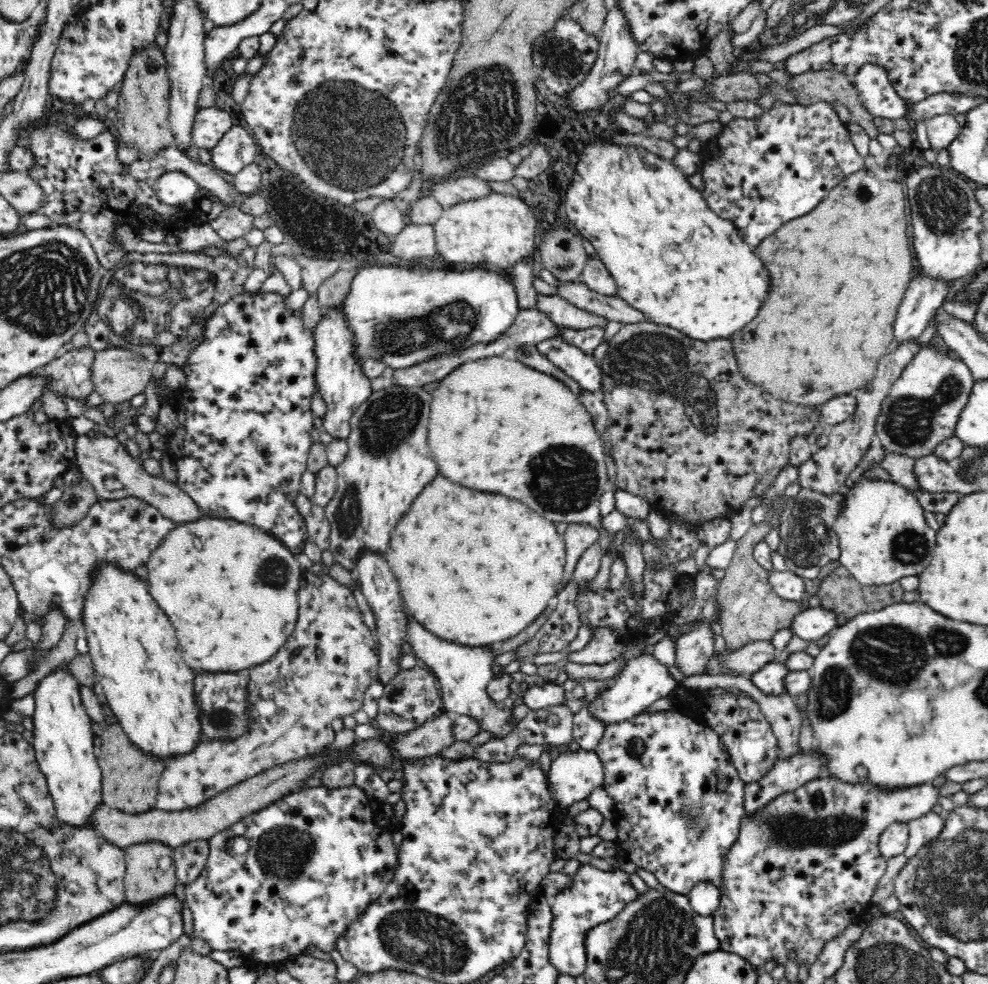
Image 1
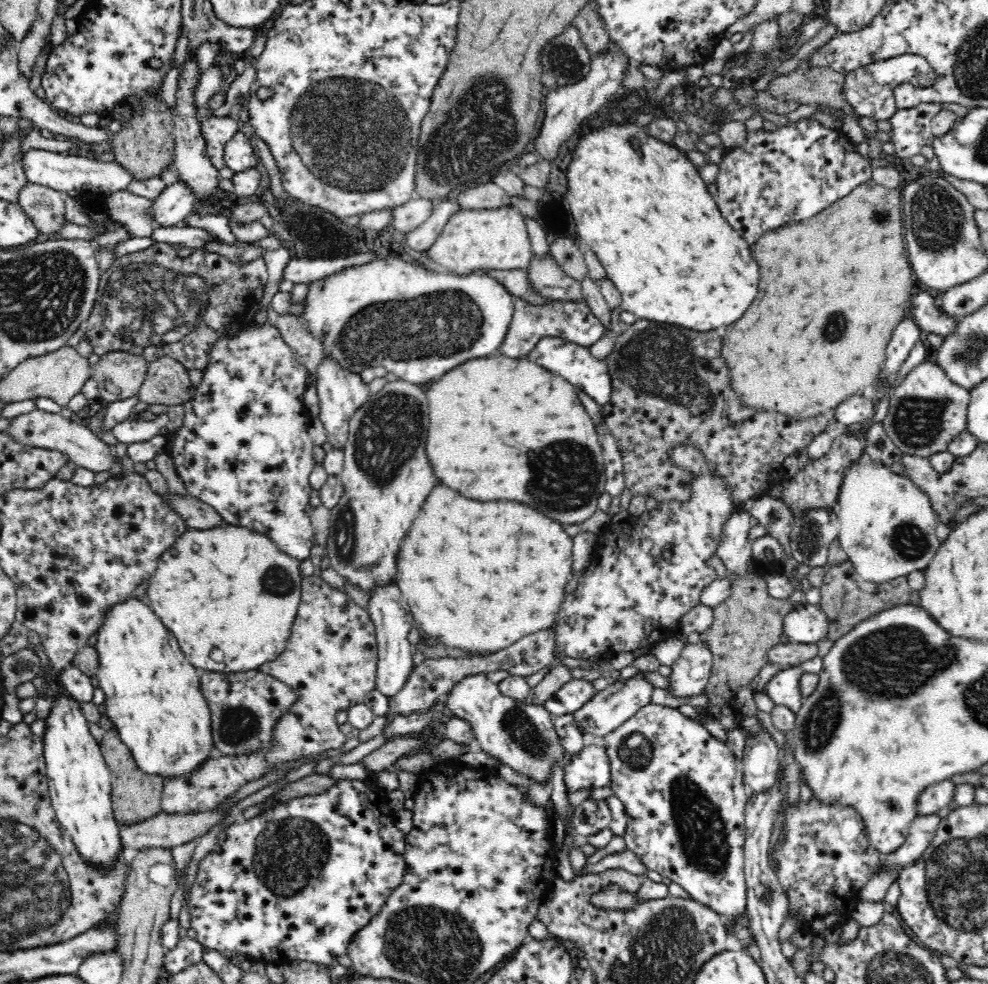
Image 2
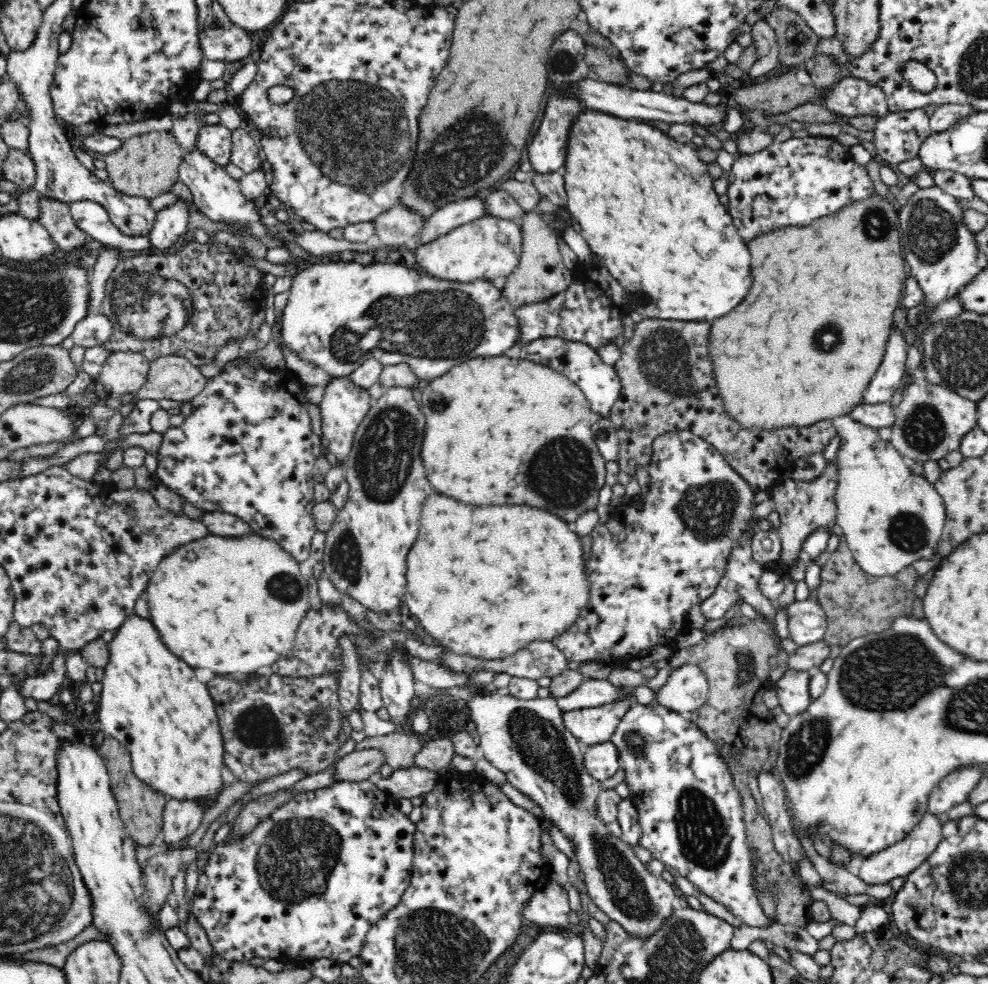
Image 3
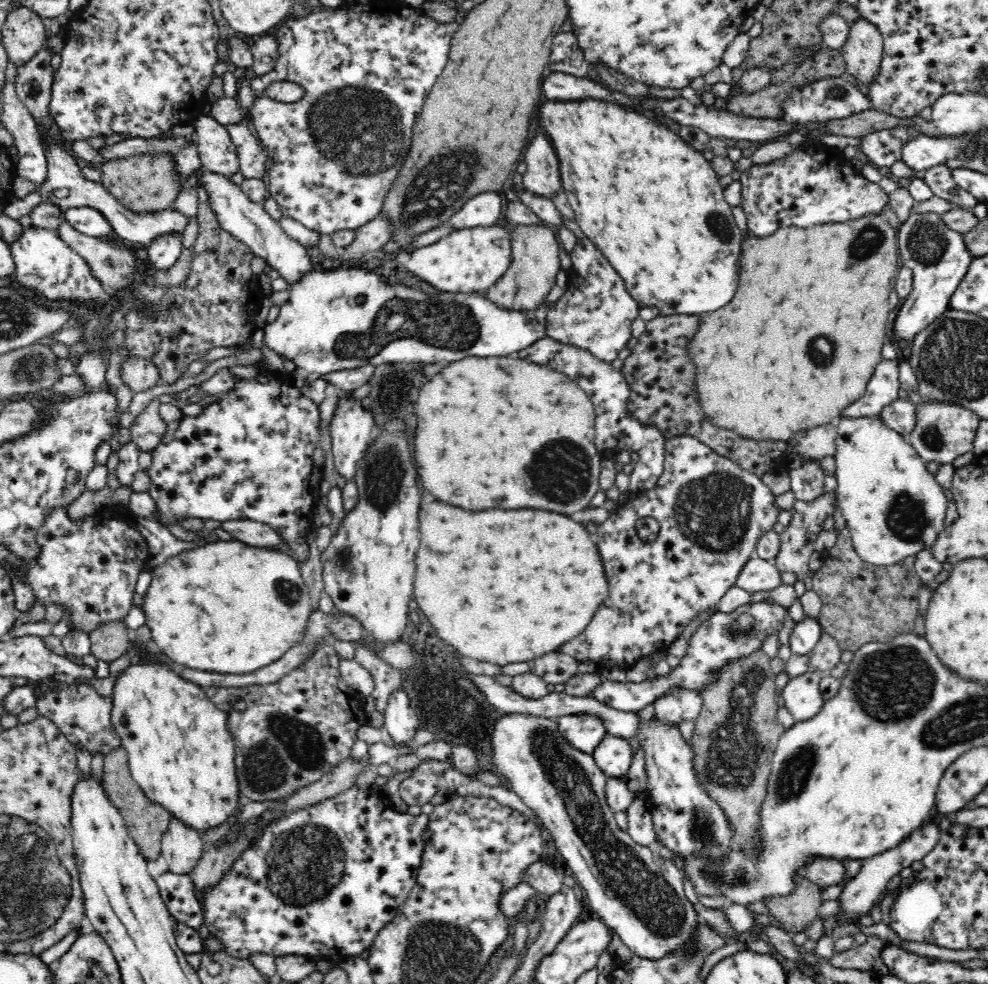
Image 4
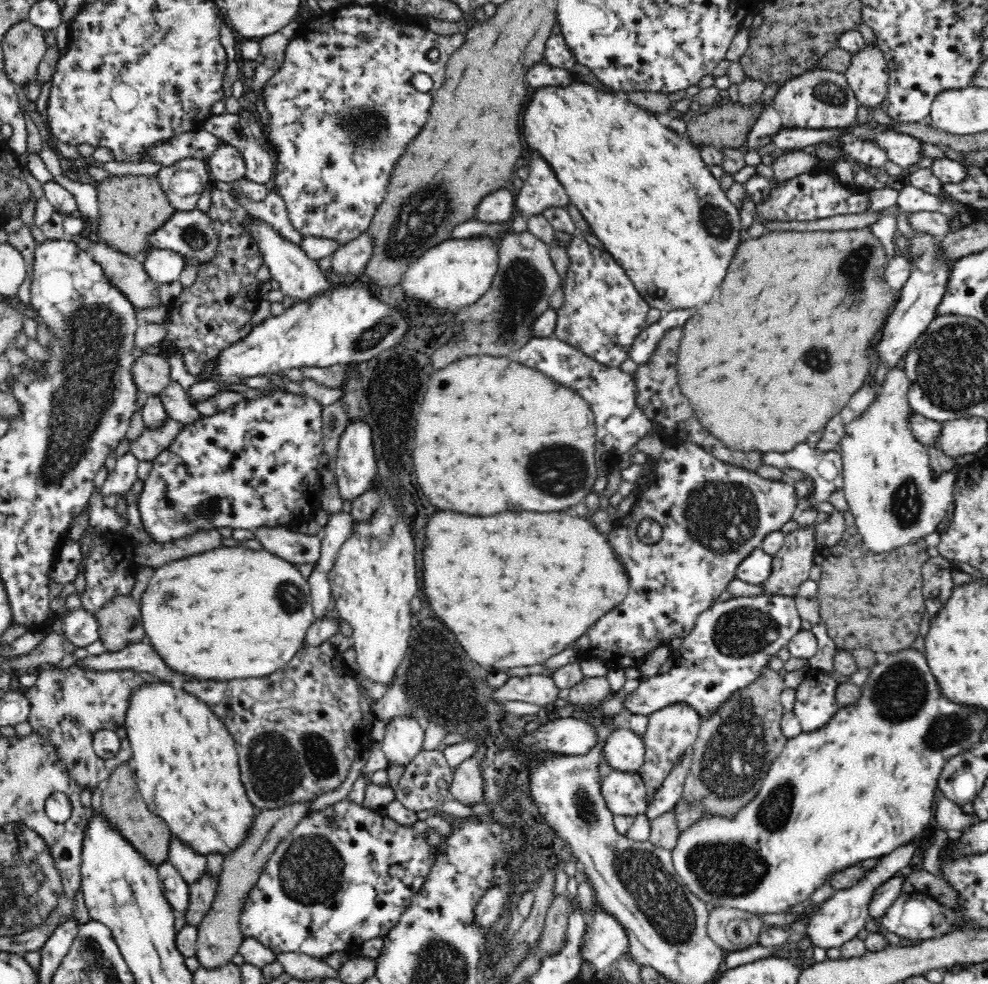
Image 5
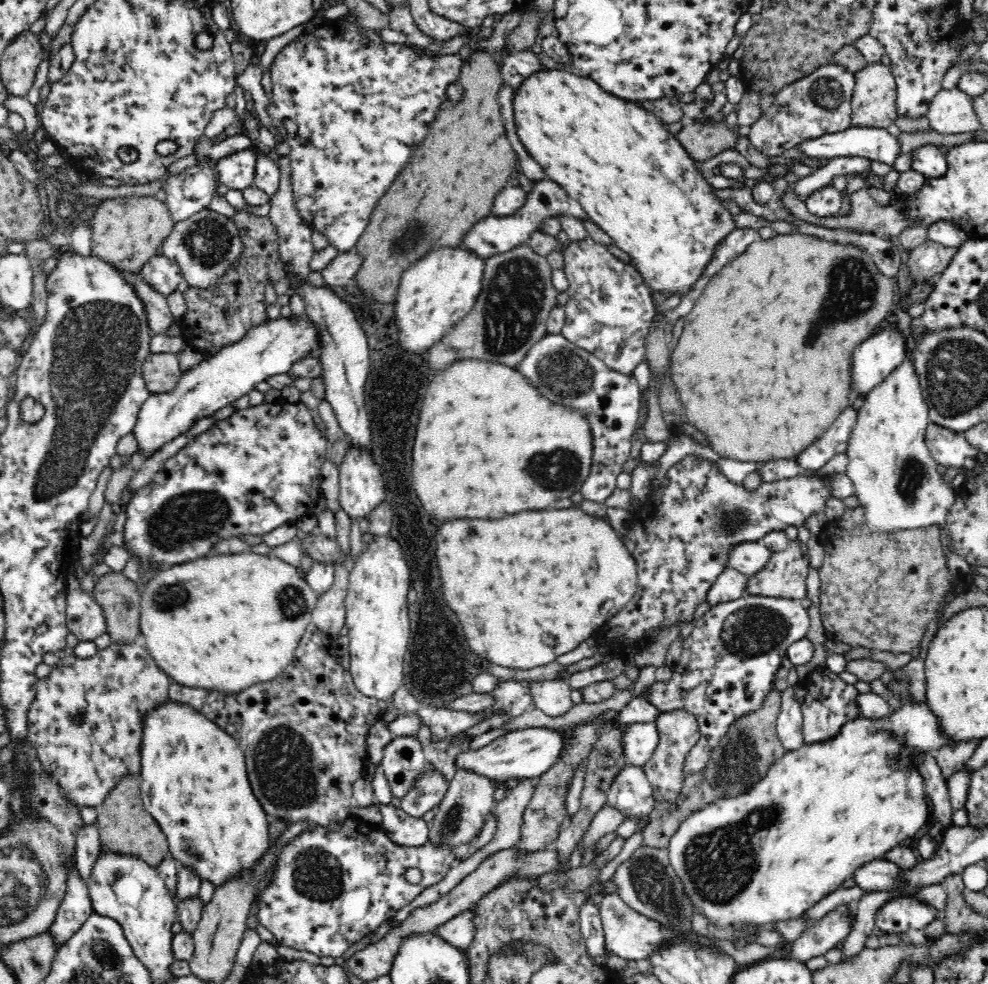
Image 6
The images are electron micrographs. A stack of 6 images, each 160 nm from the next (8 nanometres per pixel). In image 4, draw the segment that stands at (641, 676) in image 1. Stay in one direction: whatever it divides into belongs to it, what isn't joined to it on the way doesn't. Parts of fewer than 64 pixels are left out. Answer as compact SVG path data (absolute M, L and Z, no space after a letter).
M568 714L557 719L558 730L578 750L590 755L607 735L603 720L597 714Z

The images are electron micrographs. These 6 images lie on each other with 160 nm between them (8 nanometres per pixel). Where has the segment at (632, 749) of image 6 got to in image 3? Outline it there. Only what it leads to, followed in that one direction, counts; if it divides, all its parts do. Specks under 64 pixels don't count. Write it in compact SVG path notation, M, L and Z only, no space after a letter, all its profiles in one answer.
M612 741L590 745L583 755L585 772L595 780L602 782L613 777L621 765L618 757L618 749Z

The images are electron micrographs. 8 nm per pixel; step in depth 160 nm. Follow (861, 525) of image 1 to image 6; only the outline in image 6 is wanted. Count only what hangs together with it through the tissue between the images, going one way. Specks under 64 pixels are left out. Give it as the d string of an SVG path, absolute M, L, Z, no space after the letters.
M908 354L902 364L866 394L844 452L847 460L844 471L852 481L853 495L858 499L858 506L864 511L866 525L872 531L886 535L944 524L944 518L956 500L954 488L950 486L950 482L944 480L944 474L938 473L938 462L934 460L925 443L924 432L930 422L928 408L912 362L912 356Z

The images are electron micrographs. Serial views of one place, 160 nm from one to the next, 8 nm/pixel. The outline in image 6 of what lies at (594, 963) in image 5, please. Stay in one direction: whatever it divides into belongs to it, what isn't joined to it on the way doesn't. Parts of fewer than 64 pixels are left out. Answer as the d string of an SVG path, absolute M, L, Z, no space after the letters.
M612 892L601 893L598 904L607 955L620 956L626 960L644 960L648 958L648 954L652 954L658 946L664 944L672 936L672 930L632 910Z

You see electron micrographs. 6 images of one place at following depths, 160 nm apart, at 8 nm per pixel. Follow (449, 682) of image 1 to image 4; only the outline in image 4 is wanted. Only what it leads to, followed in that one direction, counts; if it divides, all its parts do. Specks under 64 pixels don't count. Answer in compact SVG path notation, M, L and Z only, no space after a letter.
M506 712L494 720L490 734L492 762L500 777L506 780L528 808L532 808L546 826L548 838L555 842L564 869L584 889L589 914L613 928L623 943L642 958L658 960L672 950L688 946L690 934L700 920L692 902L686 898L682 882L686 874L670 859L656 855L653 846L640 846L615 822L615 812L605 798L607 777L595 764L592 755L574 748L558 730L556 718L535 714Z

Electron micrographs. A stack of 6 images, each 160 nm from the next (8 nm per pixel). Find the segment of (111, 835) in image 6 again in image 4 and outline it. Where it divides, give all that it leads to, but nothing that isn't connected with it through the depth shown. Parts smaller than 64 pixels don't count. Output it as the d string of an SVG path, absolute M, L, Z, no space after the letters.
M122 745L114 746L114 748L110 748L110 752L106 752L101 780L106 795L121 812L128 833L139 846L140 852L147 860L154 860L158 854L161 854L161 838L168 829L172 814L163 806L152 803L132 779L127 750Z

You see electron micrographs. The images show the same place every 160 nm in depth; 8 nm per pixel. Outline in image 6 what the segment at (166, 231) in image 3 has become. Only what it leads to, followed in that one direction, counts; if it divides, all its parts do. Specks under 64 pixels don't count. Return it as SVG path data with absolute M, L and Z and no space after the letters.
M160 253L143 264L139 274L142 281L166 296L177 290L178 285L183 281L179 264Z

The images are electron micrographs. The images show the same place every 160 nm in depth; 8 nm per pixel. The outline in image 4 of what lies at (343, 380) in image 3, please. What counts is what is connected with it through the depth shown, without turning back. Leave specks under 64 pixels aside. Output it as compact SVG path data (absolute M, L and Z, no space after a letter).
M352 391L344 392L338 398L334 416L329 426L332 454L334 455L335 470L345 478L353 478L359 460L364 458L364 452L372 440L371 432L375 426L374 414L370 409L365 408L361 399L354 397Z

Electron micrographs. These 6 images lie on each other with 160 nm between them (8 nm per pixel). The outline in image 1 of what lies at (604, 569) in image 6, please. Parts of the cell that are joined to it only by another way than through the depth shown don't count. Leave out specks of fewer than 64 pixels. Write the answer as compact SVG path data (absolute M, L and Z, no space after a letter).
M436 476L414 500L410 512L398 520L385 558L396 575L407 614L438 638L484 647L510 640L552 608L550 598L556 595L566 562L564 546L554 523L528 512L526 504L500 494L470 490Z

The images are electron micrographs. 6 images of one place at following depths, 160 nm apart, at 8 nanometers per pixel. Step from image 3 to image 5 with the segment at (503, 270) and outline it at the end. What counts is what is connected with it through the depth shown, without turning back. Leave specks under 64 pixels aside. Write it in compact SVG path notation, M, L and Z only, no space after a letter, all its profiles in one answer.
M470 236L470 238L458 238L446 240L430 250L426 250L414 264L408 266L400 284L408 296L416 296L416 300L422 300L429 307L435 308L436 312L450 311L456 313L462 308L468 308L482 298L492 286L494 276L498 272L499 265L499 242L485 236Z

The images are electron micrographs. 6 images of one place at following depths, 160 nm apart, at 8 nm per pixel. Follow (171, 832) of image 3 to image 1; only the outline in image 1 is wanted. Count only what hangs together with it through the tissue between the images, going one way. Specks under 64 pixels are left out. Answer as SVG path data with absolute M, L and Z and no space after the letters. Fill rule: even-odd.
M308 570L301 576L297 599L297 623L286 644L268 662L248 669L246 732L236 738L198 740L194 750L166 759L165 770L157 785L154 808L166 812L191 809L270 768L305 758L310 754L316 755L334 742L332 720L342 719L346 714L353 715L362 708L366 688L379 679L379 650L372 632L364 623L352 587L339 583L326 571L316 574ZM258 700L272 700L276 712L270 716L260 714L256 711Z

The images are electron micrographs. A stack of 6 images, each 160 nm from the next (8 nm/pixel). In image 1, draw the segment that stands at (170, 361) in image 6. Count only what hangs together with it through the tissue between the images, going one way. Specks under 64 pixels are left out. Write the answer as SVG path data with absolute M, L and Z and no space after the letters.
M121 347L98 351L91 368L93 389L107 403L130 400L144 392L151 378L150 367L144 355Z

